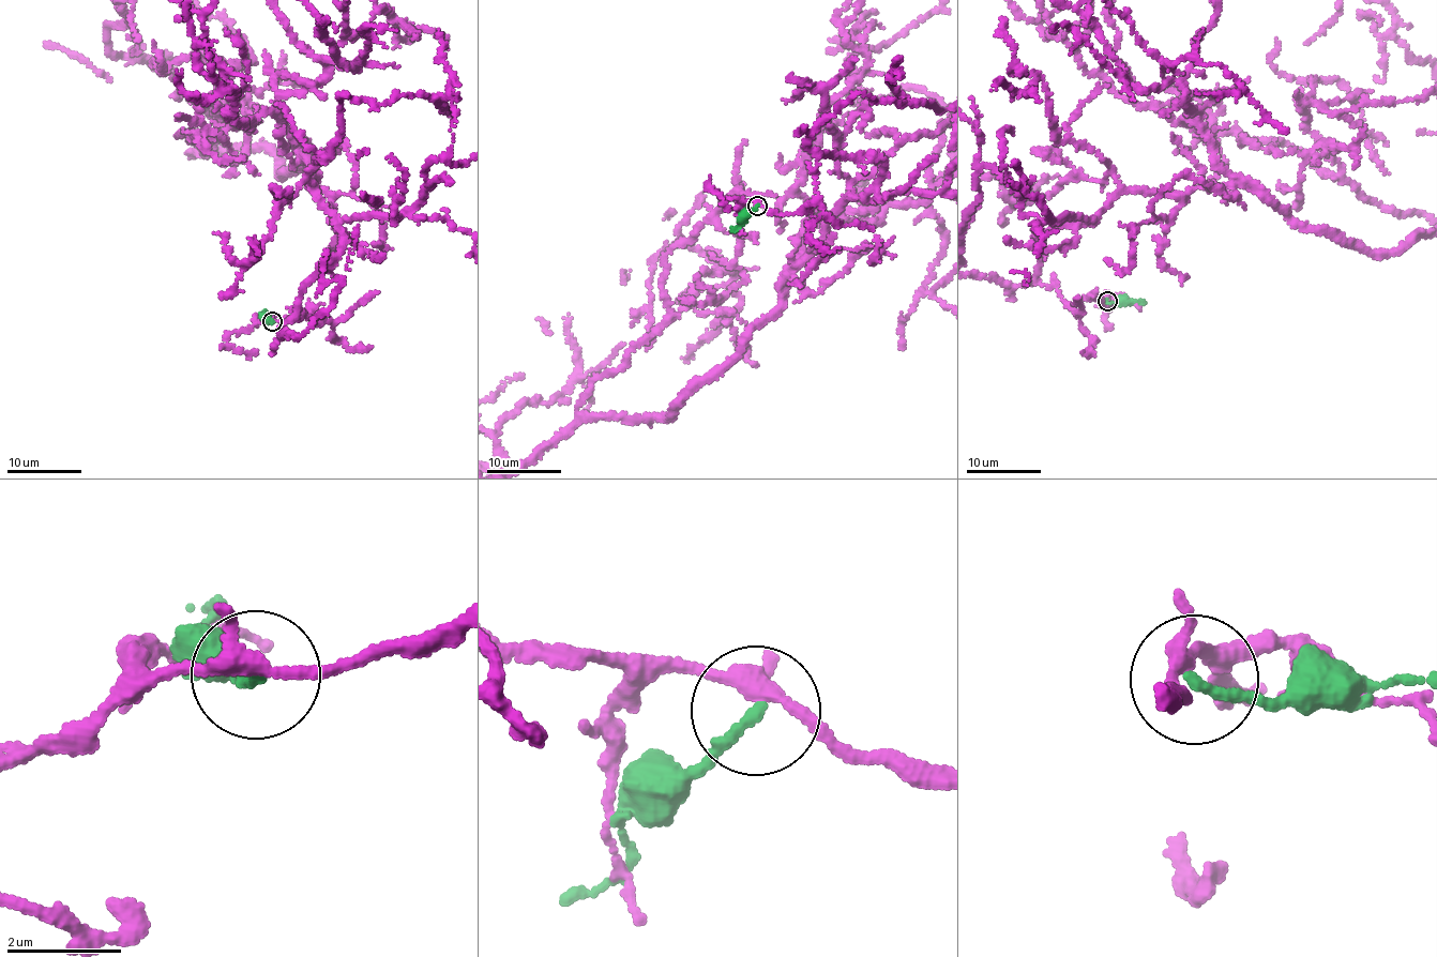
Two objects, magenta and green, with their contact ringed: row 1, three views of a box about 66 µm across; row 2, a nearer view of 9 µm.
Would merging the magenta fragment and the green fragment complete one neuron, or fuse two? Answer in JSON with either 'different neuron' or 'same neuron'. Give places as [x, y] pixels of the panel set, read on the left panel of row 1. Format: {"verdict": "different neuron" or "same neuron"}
{"verdict": "different neuron"}

